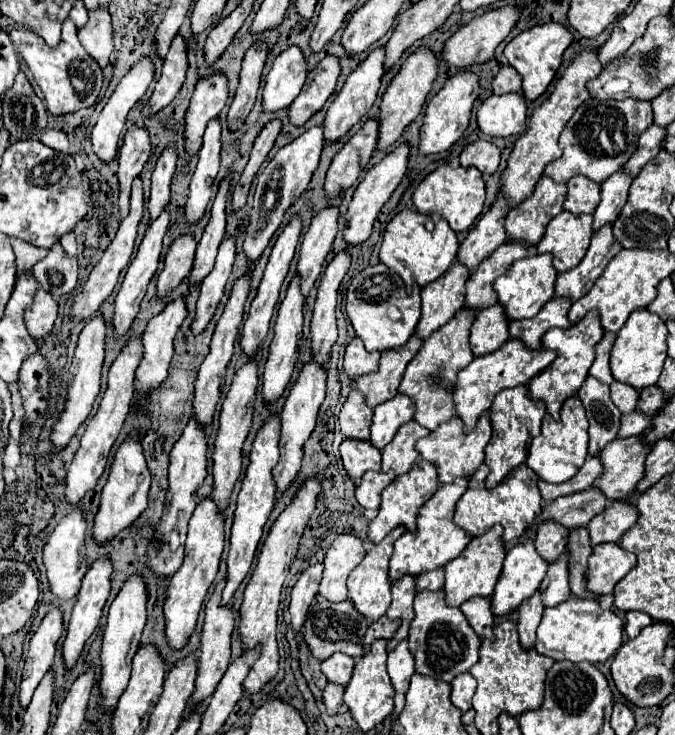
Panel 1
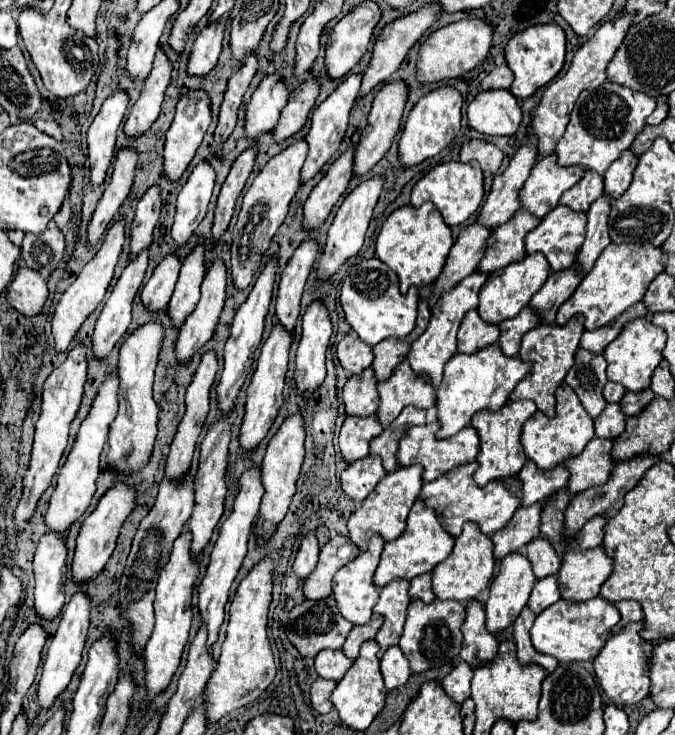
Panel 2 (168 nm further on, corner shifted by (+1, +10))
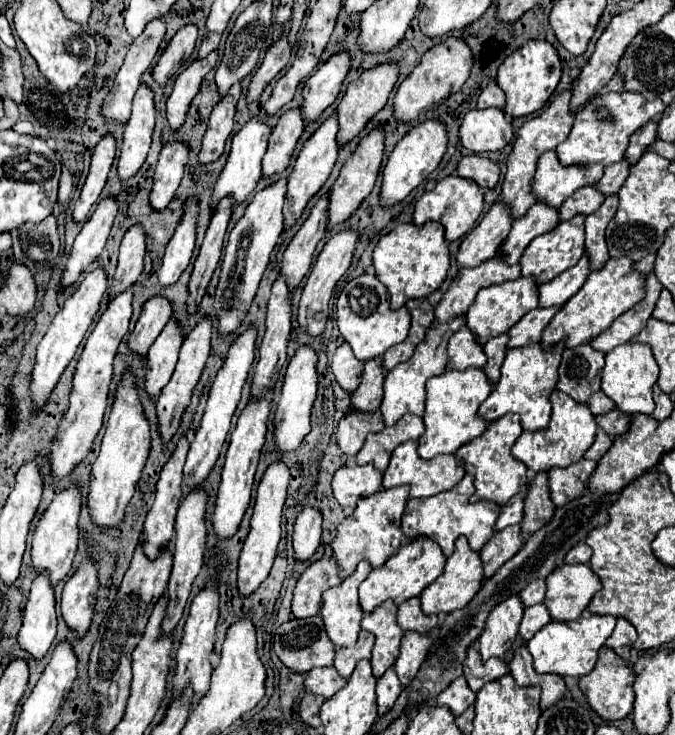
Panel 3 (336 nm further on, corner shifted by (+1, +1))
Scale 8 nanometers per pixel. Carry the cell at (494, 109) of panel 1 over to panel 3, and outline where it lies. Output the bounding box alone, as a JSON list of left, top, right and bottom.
[460,108,512,154]

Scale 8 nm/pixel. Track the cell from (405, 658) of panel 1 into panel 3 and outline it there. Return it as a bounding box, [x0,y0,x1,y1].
[376,670,400,716]

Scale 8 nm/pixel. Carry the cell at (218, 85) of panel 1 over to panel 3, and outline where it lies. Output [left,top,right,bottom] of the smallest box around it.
[150,142,188,210]

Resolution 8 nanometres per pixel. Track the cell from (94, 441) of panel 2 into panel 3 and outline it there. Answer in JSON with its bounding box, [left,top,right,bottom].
[32,486,80,586]

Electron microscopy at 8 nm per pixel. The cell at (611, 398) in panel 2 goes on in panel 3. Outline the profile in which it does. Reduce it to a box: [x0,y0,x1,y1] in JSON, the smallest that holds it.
[588,392,614,416]

